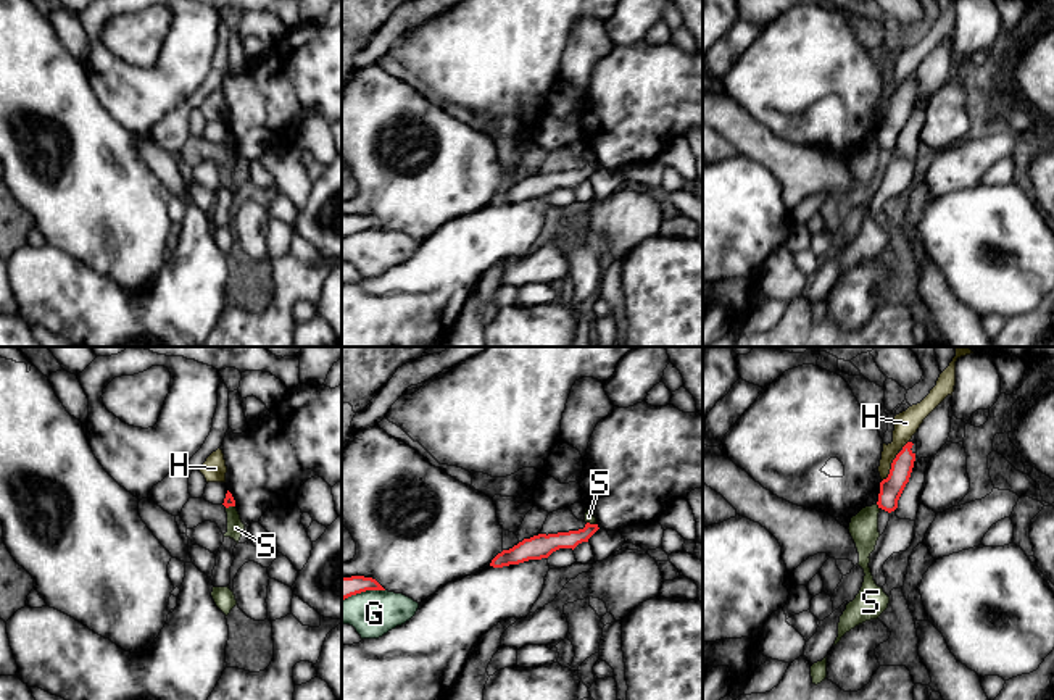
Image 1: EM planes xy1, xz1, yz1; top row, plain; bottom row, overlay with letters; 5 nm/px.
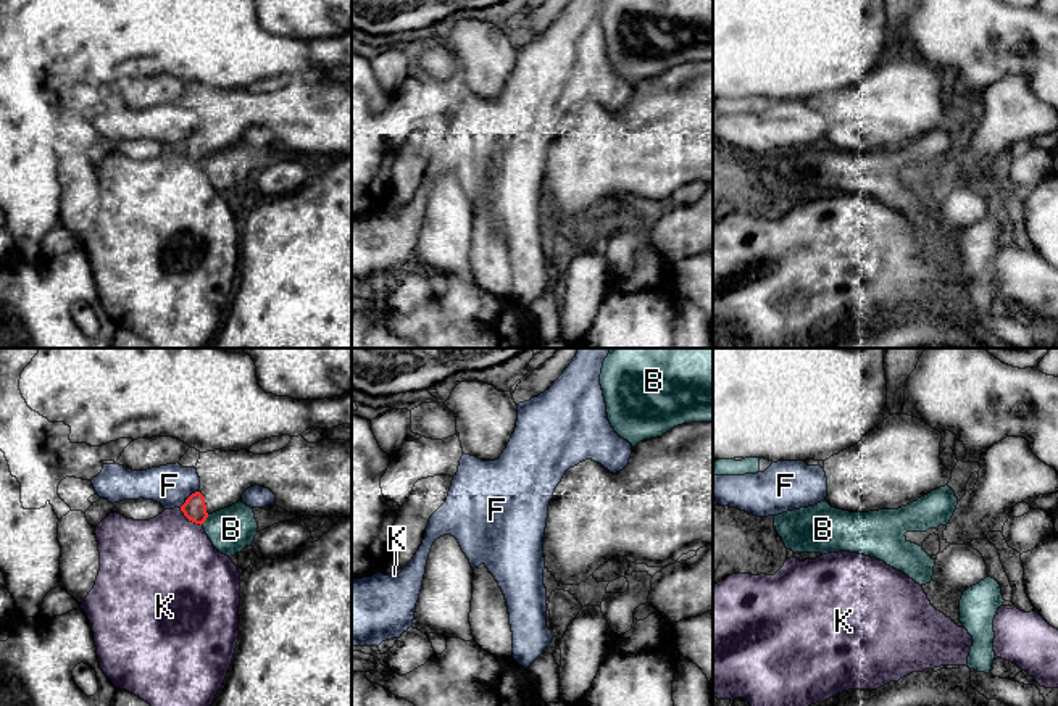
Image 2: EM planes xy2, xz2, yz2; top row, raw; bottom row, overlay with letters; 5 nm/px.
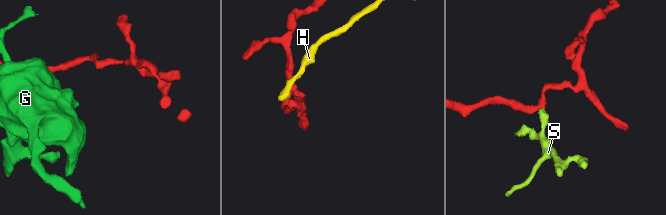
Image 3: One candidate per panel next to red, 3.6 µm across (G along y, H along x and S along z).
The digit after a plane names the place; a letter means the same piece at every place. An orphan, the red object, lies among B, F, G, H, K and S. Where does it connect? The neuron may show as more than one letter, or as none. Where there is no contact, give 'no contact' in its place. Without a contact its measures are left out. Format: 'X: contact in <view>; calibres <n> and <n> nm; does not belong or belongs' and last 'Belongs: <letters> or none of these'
B: contact in xy2; calibres 120 and 220 nm; does not belong
F: contact in xy2; calibres 120 and 200 nm; does not belong
G: contact in xz1; calibres 110 and 240 nm; does not belong
H: contact in yz1; calibres 120 and 120 nm; does not belong
K: contact in xy2; calibres 120 and 480 nm; does not belong
S: contact in yz1; calibres 120 and 140 nm; does not belong
Belongs: none of these

